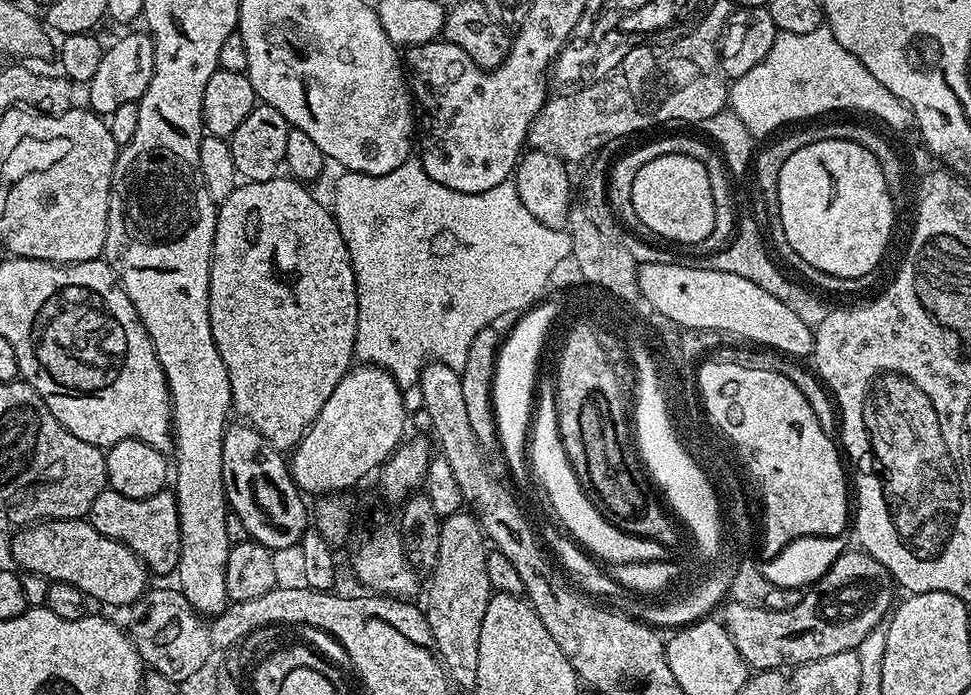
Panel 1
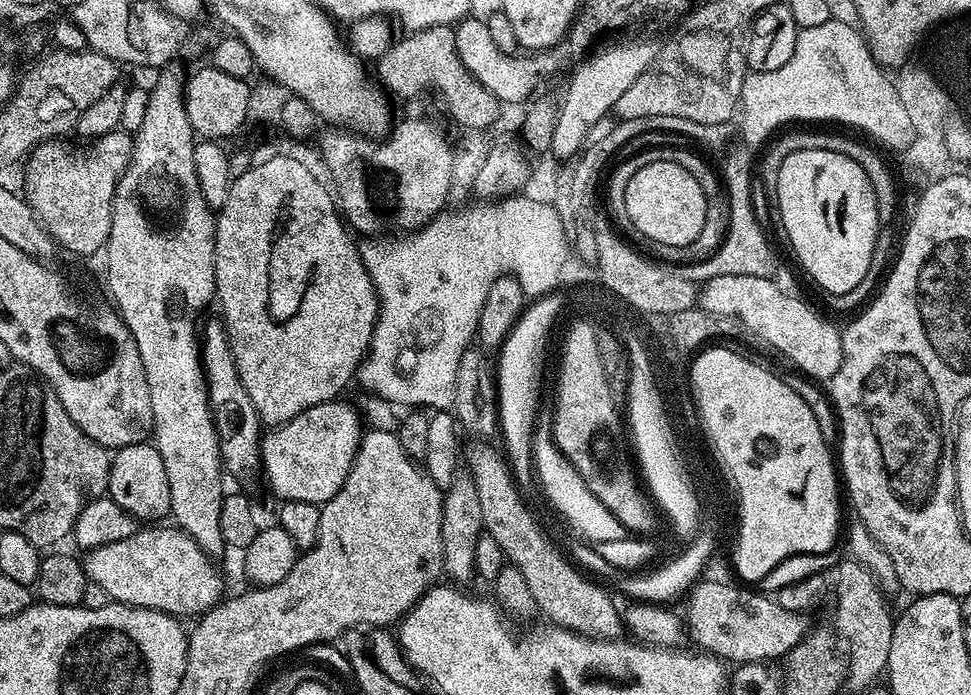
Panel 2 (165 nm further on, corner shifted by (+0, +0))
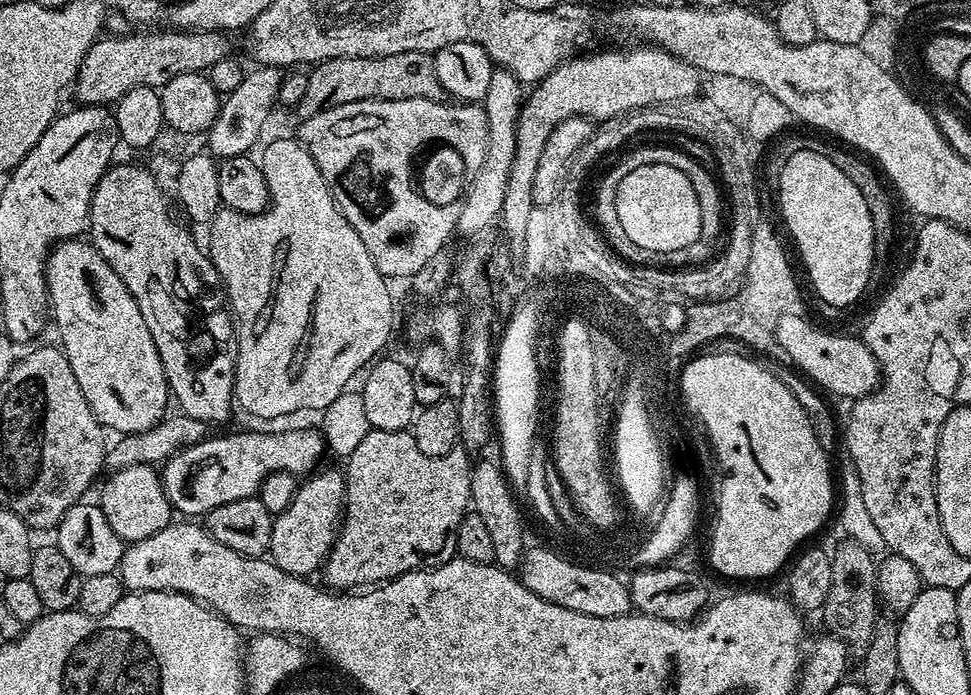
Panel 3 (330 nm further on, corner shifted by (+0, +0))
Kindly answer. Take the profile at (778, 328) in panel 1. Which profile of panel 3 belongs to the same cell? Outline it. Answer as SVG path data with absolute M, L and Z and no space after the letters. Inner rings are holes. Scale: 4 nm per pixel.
M784 314L776 321L776 340L788 351L788 356L809 376L813 385L821 384L836 396L859 398L876 391L882 373L874 354L864 344L863 339L852 336L839 336L838 333L823 332L800 316Z

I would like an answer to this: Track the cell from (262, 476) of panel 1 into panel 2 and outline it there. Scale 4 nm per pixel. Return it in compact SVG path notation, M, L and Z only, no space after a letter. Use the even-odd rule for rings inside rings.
M219 319L212 320L202 328L200 346L204 383L208 386L208 405L216 433L220 435L220 458L227 475L244 476L261 467L260 441L262 439L261 413L254 410L254 402L242 386L242 378L236 369L236 359L228 341L228 332Z

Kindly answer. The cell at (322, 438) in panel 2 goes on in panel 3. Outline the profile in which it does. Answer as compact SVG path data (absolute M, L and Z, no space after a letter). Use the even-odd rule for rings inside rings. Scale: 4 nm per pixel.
M315 428L285 433L261 430L232 432L229 436L212 434L189 448L181 449L162 464L166 498L179 515L180 512L184 515L181 517L204 518L210 510L226 506L226 502L256 496L269 472L286 471L297 478L311 473L321 463L319 460L324 454L324 436Z

